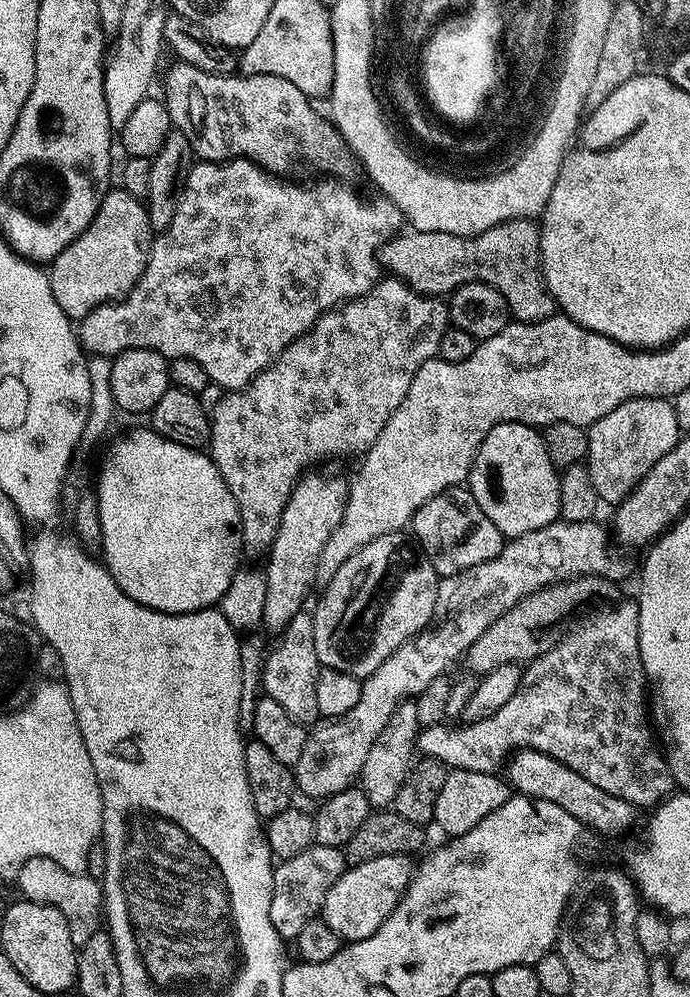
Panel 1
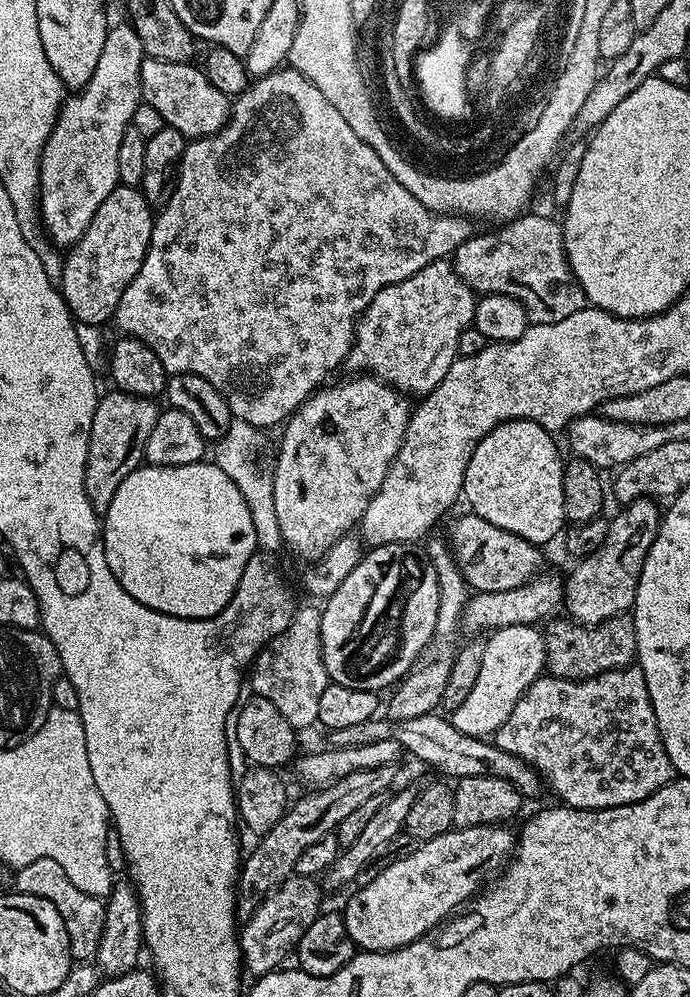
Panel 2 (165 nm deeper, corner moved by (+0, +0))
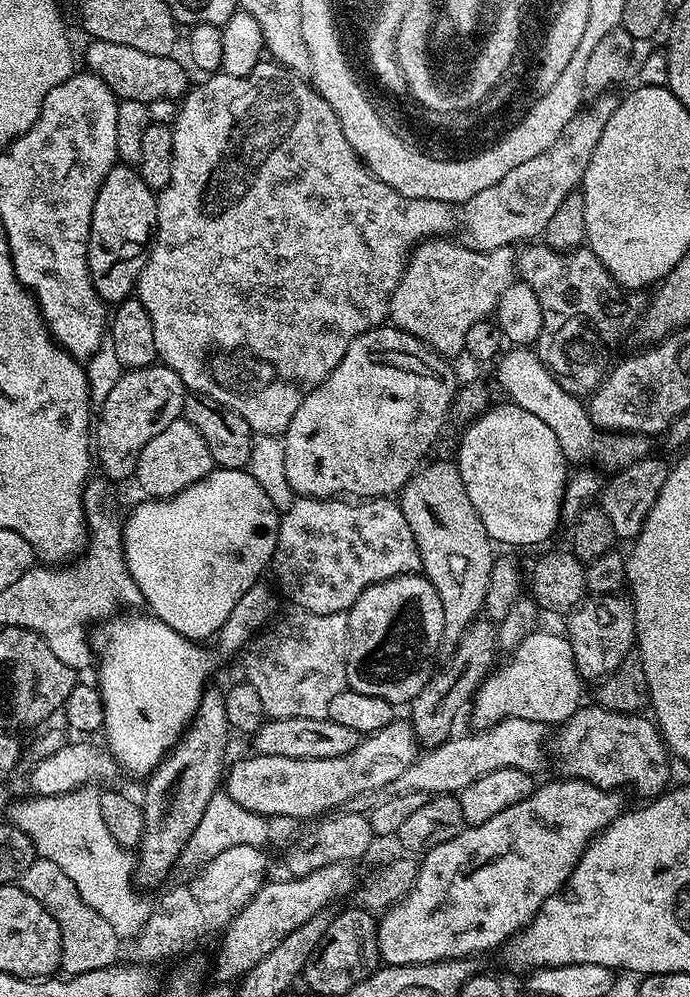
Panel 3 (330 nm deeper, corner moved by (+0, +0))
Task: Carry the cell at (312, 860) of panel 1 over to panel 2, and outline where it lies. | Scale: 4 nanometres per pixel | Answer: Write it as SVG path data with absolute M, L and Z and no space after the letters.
M293 874L287 880L280 883L280 887L272 892L262 902L262 906L258 906L256 912L251 913L247 918L248 925L241 927L238 932L240 941L240 954L242 957L242 968L245 973L248 972L252 978L265 976L267 972L277 971L285 963L284 959L291 957L296 951L296 944L302 938L302 934L306 934L306 930L310 930L310 922L314 922L322 911L320 905L320 888L316 885L317 881L311 876L301 876Z

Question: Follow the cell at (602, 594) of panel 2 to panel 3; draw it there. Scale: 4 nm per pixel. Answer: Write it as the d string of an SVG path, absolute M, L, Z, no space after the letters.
M589 595L580 605L572 609L568 619L568 641L574 650L576 669L580 671L581 681L603 681L618 670L618 666L630 655L636 643L636 612L632 609L631 599L627 595L614 596Z

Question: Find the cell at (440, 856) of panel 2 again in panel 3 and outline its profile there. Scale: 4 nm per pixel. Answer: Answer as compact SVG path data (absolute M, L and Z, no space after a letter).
M559 779L541 788L533 787L530 798L494 814L490 822L464 827L450 842L423 853L414 886L379 917L376 925L378 950L385 965L397 968L472 958L475 952L507 945L521 928L531 924L546 898L567 884L592 837L610 826L626 808L619 791L599 788L585 780Z

